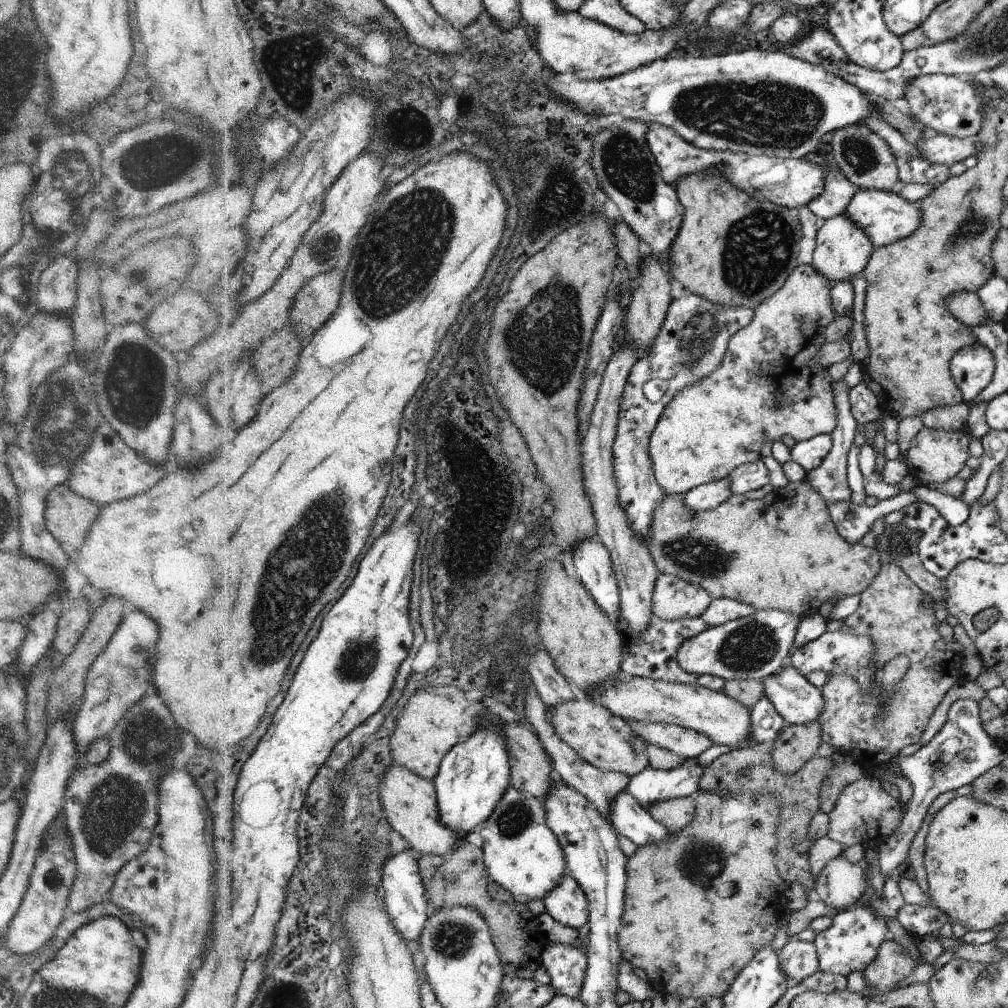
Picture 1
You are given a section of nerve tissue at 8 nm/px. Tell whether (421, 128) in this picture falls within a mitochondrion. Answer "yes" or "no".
no

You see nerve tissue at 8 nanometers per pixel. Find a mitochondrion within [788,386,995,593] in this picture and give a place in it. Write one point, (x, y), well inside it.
(899, 545)

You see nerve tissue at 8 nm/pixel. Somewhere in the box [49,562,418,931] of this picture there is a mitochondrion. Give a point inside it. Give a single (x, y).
(115, 809)

